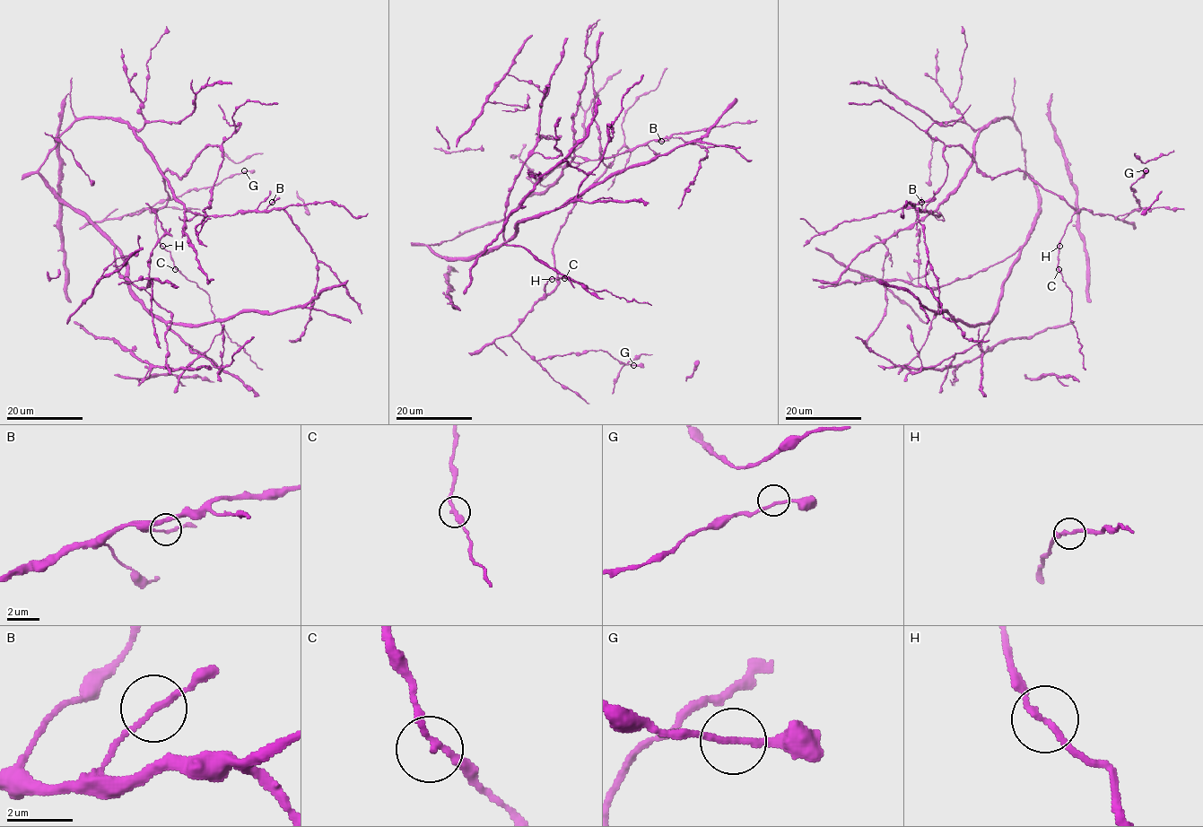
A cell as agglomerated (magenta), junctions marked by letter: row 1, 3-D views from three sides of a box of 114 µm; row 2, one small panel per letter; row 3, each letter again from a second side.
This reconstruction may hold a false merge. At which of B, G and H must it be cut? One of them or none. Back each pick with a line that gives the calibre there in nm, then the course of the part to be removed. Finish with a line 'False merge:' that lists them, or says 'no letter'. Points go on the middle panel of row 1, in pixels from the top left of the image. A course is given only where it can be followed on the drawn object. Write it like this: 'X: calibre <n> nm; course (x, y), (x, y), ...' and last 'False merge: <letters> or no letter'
H: calibre 170 nm; course (552, 279), (566, 277), (597, 291), (604, 290), (619, 298), (652, 305)
False merge: H

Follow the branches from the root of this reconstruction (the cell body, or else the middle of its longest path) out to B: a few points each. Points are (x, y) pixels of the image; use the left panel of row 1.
B: (64, 134), (81, 119), (121, 118), (187, 211), (207, 215), (234, 214), (264, 211), (272, 202)

